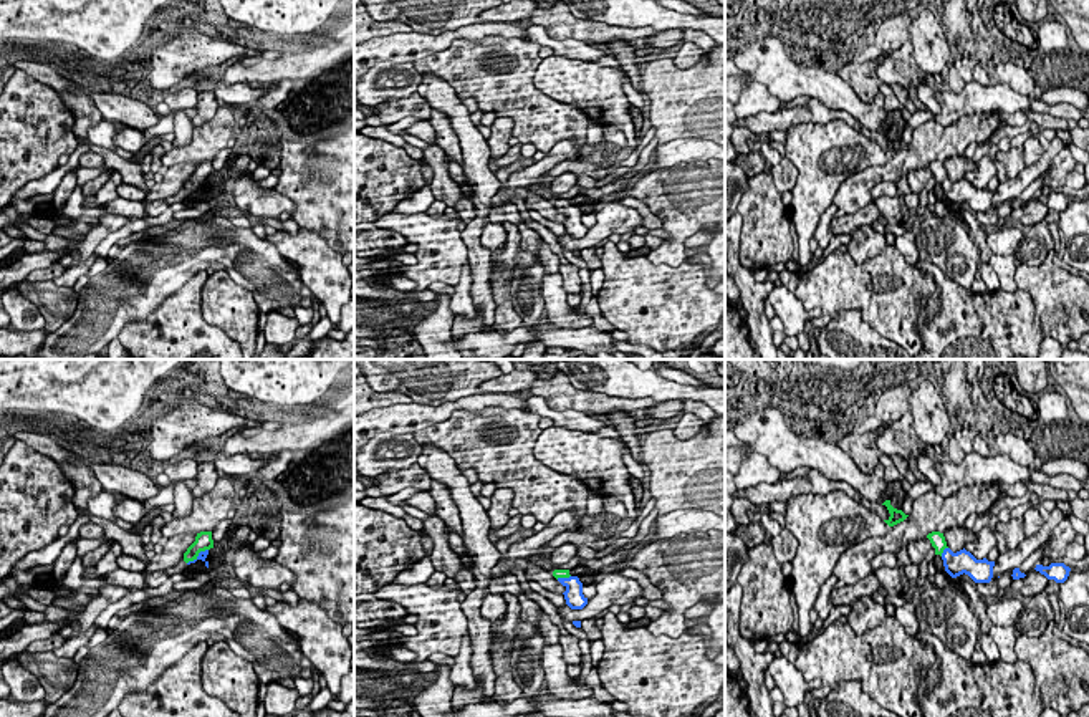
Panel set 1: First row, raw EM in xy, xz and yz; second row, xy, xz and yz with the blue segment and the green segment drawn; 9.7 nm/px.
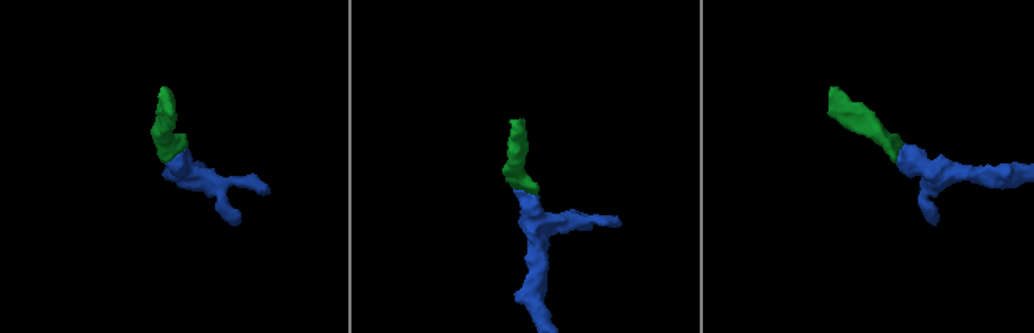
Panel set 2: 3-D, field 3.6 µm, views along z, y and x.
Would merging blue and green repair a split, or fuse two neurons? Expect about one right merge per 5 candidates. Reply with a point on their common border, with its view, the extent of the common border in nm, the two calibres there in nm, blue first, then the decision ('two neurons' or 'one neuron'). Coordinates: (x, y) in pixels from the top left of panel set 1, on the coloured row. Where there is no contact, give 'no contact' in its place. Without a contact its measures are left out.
yz (944, 552) | 120 nm | 220/140 nm | one neuron

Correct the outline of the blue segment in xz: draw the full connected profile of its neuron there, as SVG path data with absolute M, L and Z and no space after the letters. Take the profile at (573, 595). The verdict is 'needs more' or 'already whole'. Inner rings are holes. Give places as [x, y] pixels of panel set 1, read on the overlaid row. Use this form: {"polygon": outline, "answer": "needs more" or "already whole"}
{"polygon": "M554 570L553 576L566 588L564 599L571 609L583 609L588 598L583 594L583 583L578 576L571 576L569 570Z", "answer": "needs more"}

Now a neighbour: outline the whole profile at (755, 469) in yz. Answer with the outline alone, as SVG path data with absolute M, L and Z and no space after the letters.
M751 452L733 475L736 490L756 487L760 484L773 485L778 480L781 480L781 472L758 452Z

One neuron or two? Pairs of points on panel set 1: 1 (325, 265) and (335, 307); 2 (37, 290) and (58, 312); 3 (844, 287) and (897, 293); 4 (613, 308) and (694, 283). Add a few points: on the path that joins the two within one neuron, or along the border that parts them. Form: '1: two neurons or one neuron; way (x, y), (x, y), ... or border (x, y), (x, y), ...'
1: one neuron; way (325, 275), (333, 297)
2: one neuron; way (42, 295), (53, 307)
3: one neuron; way (858, 288), (864, 288), (871, 295), (884, 295)
4: one neuron; way (633, 302), (674, 300)

